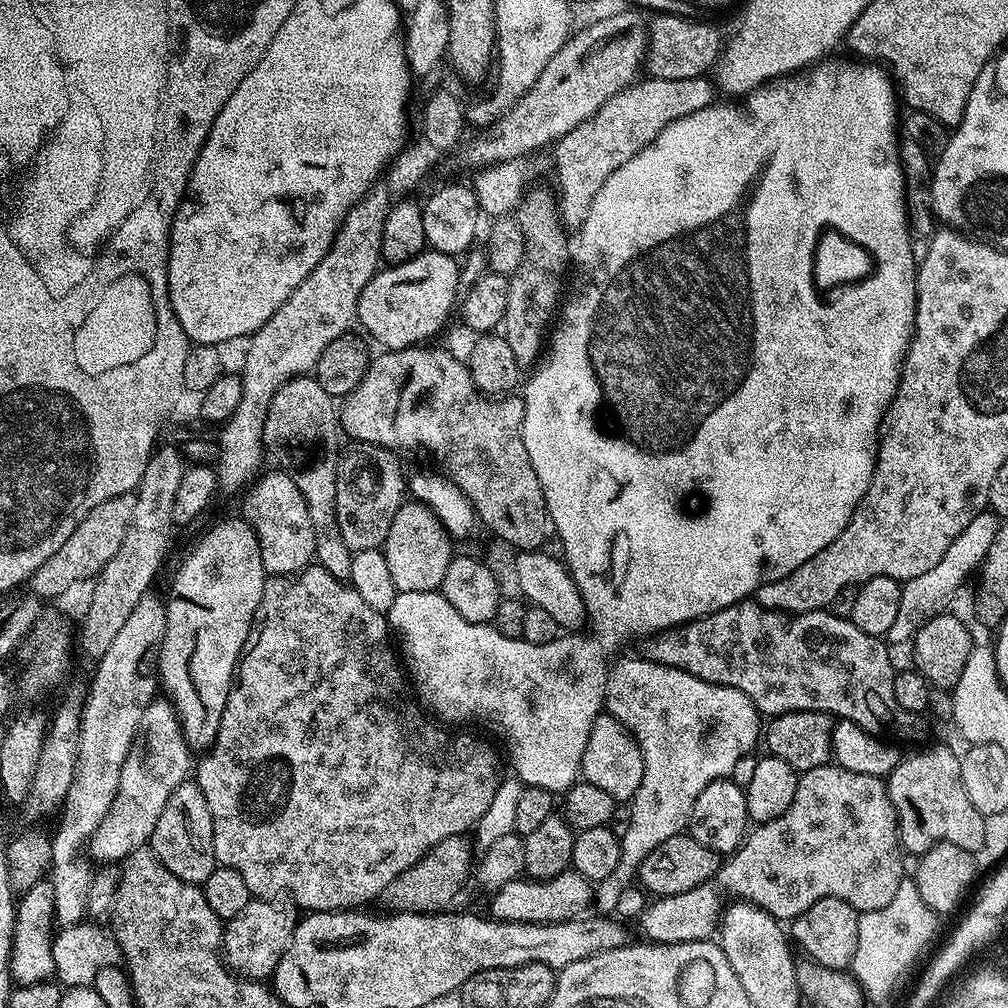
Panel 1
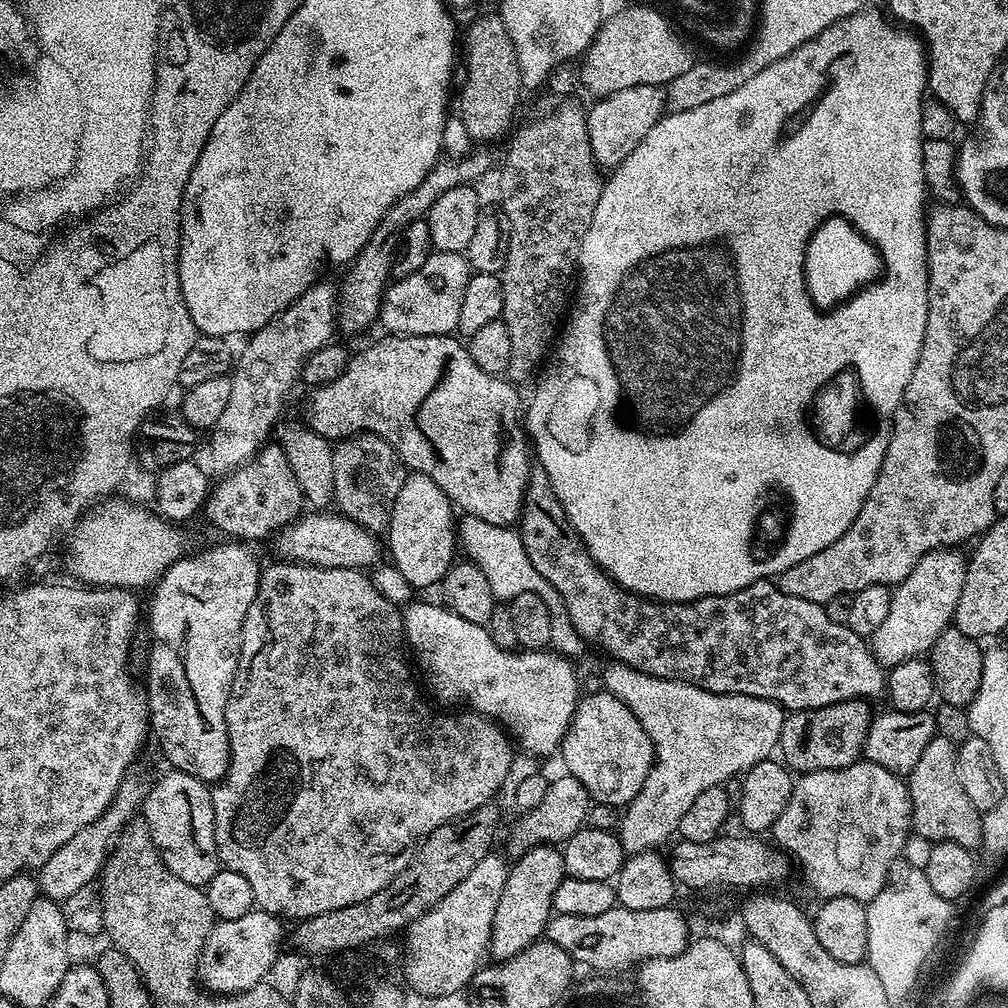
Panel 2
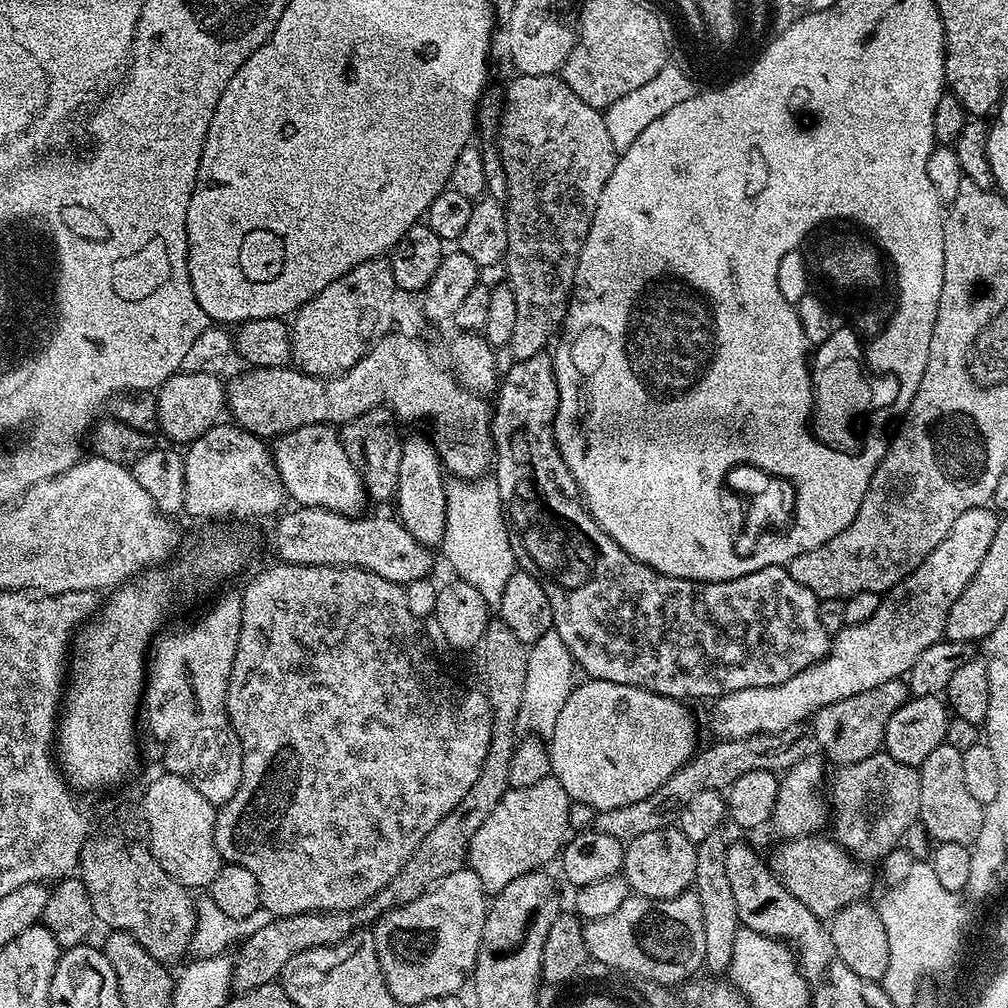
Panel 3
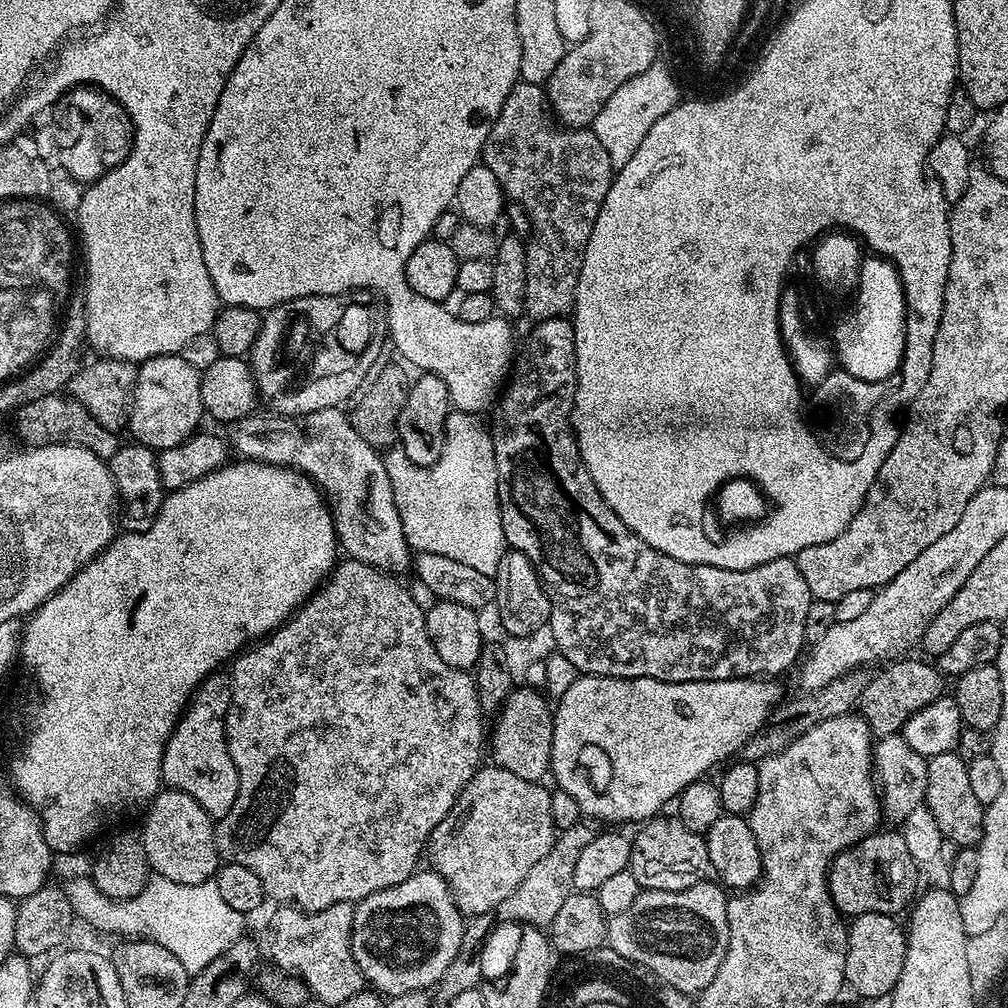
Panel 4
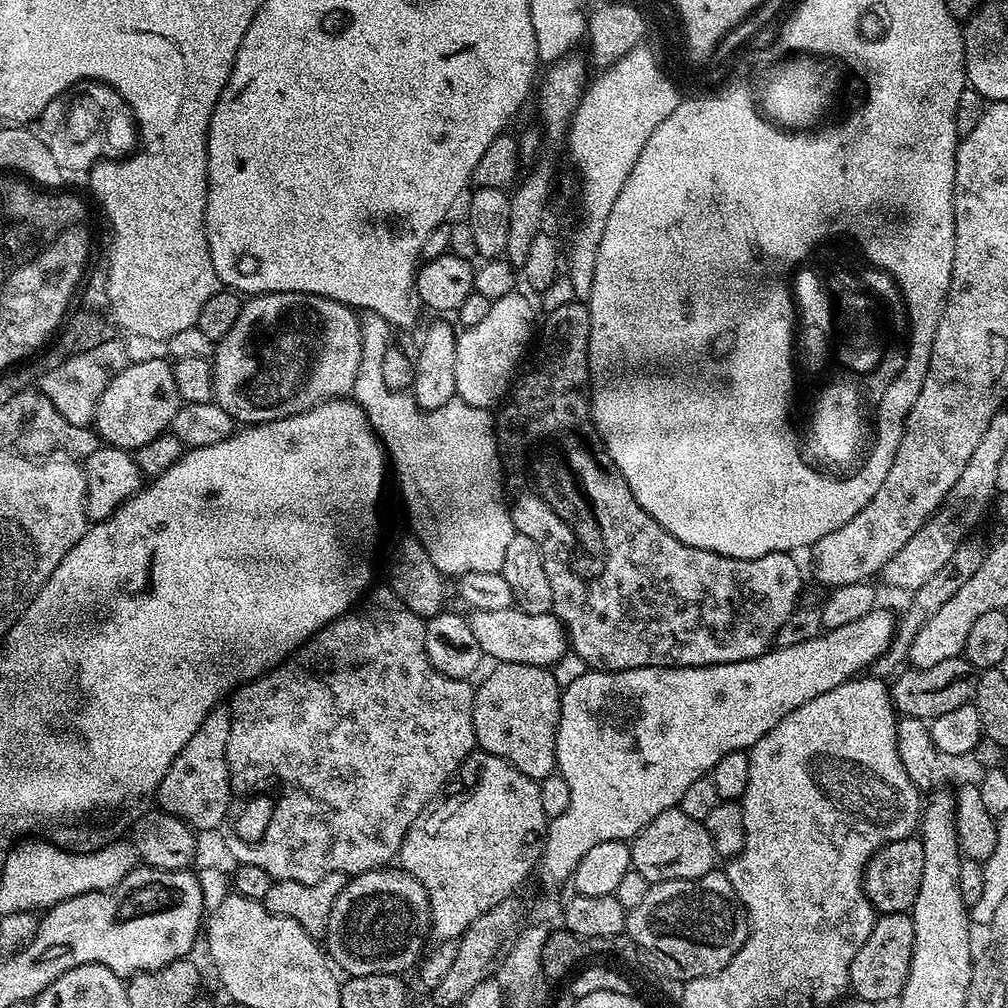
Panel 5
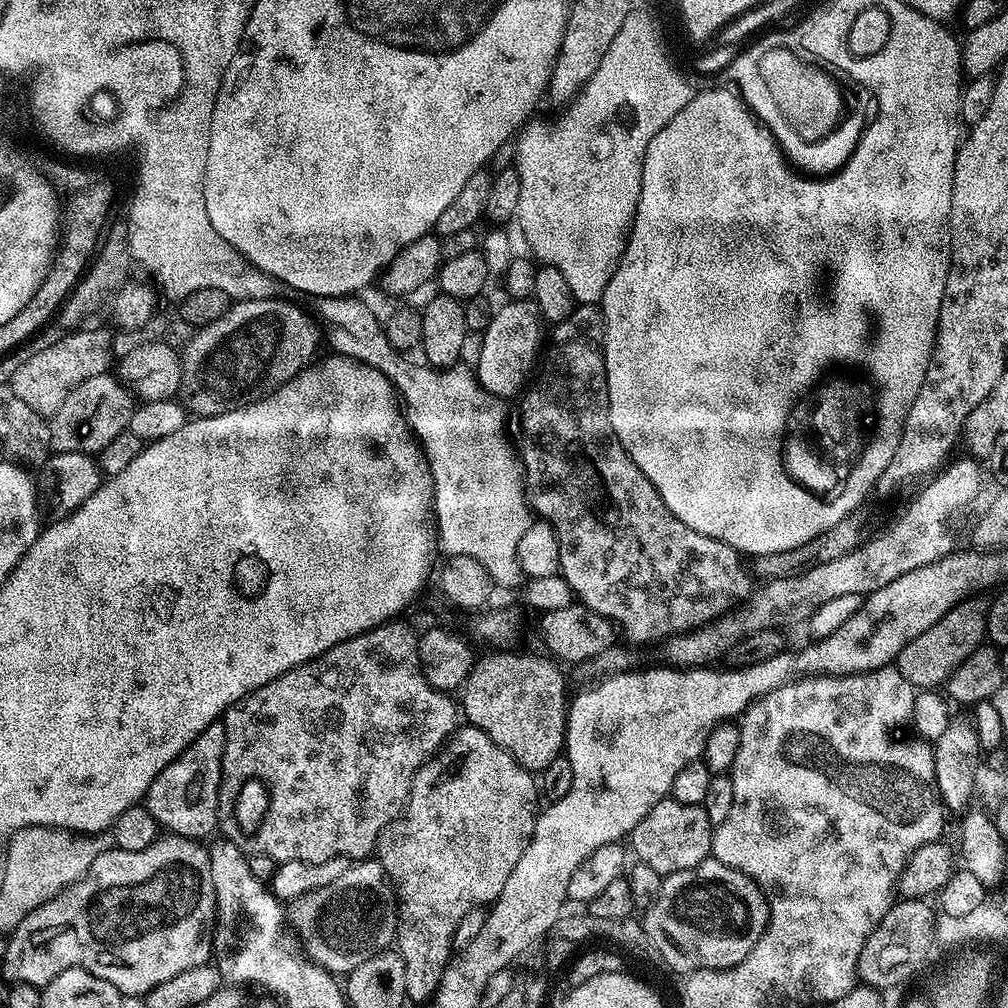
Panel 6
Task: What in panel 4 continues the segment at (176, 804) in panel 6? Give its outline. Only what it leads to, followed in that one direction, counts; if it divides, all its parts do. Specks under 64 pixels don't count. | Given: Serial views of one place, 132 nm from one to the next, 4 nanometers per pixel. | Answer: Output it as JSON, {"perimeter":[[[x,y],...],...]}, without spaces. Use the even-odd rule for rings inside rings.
{"perimeter":[[[217,670],[206,677],[180,715],[162,754],[161,781],[168,788],[190,794],[216,822],[230,814],[230,806],[234,806],[234,798],[238,798],[238,770],[230,758],[224,733],[224,716],[231,697],[232,678],[227,671]]]}

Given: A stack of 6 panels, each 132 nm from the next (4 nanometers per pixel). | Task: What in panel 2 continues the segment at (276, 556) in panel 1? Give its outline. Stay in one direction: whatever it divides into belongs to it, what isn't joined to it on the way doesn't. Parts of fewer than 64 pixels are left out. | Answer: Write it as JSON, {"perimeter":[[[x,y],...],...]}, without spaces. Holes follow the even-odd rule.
{"perimeter":[[[268,442],[264,447],[241,468],[235,469],[223,477],[220,485],[211,489],[206,501],[206,513],[208,520],[220,532],[225,532],[225,537],[235,538],[240,542],[252,542],[248,540],[264,540],[268,535],[279,533],[281,528],[292,523],[302,512],[302,497],[300,487],[294,478],[294,470],[290,470],[290,462],[286,454],[280,449],[279,443]]]}

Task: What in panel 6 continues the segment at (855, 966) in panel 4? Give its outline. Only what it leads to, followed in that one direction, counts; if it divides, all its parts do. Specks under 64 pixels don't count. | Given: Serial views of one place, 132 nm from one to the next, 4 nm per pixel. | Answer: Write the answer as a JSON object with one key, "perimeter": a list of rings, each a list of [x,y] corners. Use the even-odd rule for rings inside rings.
{"perimeter":[[[903,898],[893,903],[859,954],[857,977],[863,985],[877,990],[894,988],[923,966],[932,950],[938,927],[937,915],[934,916],[929,906],[927,901]]]}

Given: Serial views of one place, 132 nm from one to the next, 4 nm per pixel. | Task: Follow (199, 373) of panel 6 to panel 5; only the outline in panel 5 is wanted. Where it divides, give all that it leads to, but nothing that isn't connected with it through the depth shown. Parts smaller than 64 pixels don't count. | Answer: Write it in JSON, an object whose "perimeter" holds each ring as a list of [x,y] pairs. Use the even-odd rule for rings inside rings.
{"perimeter":[[[267,292],[261,296],[253,296],[245,299],[241,306],[234,326],[220,340],[215,341],[215,351],[210,359],[212,362],[212,400],[226,414],[230,414],[237,425],[251,426],[254,424],[265,424],[271,420],[281,420],[287,416],[293,416],[299,412],[310,410],[316,404],[324,400],[334,400],[344,398],[351,393],[354,382],[358,378],[358,366],[364,357],[364,330],[362,320],[353,309],[346,304],[340,304],[336,300],[331,300],[325,296],[315,296],[305,292]]]}

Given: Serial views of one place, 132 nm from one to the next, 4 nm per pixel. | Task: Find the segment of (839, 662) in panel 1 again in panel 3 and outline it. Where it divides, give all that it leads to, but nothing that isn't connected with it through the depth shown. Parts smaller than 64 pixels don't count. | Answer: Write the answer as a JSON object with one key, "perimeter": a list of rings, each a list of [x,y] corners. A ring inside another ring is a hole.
{"perimeter":[[[547,351],[534,354],[534,358],[526,358],[509,363],[508,373],[503,373],[495,393],[494,407],[492,408],[492,443],[494,445],[494,479],[498,486],[500,501],[504,507],[504,521],[508,527],[510,546],[514,550],[514,558],[517,565],[523,571],[529,572],[546,590],[546,598],[550,598],[552,607],[552,626],[555,632],[566,644],[566,648],[572,655],[576,666],[586,670],[591,679],[605,680],[606,682],[618,682],[626,686],[638,686],[642,690],[650,690],[654,694],[669,696],[675,700],[693,702],[692,700],[708,700],[719,698],[737,692],[738,690],[750,690],[754,686],[778,686],[786,682],[786,678],[794,678],[802,670],[806,670],[814,662],[821,660],[828,654],[830,633],[818,622],[818,606],[820,601],[806,586],[790,578],[787,567],[775,564],[766,566],[762,570],[754,570],[742,578],[733,580],[687,580],[686,578],[674,578],[662,574],[638,562],[598,522],[588,513],[588,506],[584,503],[580,488],[576,484],[574,474],[570,474],[570,466],[562,458],[558,450],[556,440],[552,436],[552,423],[558,410],[558,382],[554,378],[552,369],[552,356]]]}

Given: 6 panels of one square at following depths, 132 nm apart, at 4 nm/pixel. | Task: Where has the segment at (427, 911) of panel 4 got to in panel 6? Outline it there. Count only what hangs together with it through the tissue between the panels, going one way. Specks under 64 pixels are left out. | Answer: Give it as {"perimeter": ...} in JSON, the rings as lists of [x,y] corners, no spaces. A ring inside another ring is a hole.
{"perimeter":[[[375,858],[349,863],[346,874],[330,882],[330,886],[307,892],[291,901],[286,908],[289,925],[300,920],[302,930],[306,932],[308,928],[312,953],[302,950],[303,955],[319,968],[325,968],[333,974],[350,973],[354,966],[362,966],[366,958],[374,958],[374,954],[389,951],[396,938],[397,919],[398,901],[394,885]]]}

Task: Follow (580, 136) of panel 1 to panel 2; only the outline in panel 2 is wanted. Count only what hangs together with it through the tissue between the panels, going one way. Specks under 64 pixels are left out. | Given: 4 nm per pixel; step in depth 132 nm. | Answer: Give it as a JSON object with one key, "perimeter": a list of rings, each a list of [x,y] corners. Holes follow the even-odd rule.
{"perimeter":[[[630,86],[626,90],[618,90],[614,94],[597,99],[596,105],[587,109],[588,133],[590,134],[590,150],[594,154],[597,165],[604,170],[615,170],[650,134],[660,117],[666,112],[666,92],[663,87]]]}

